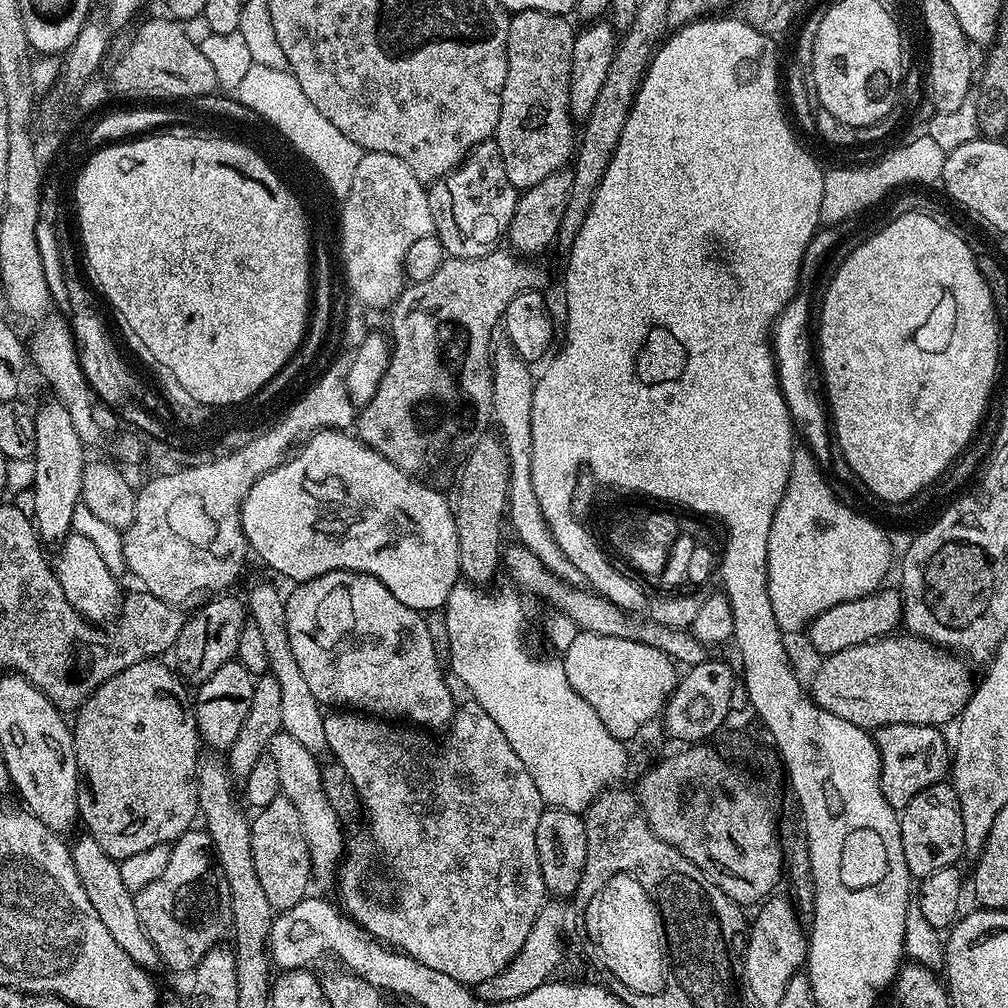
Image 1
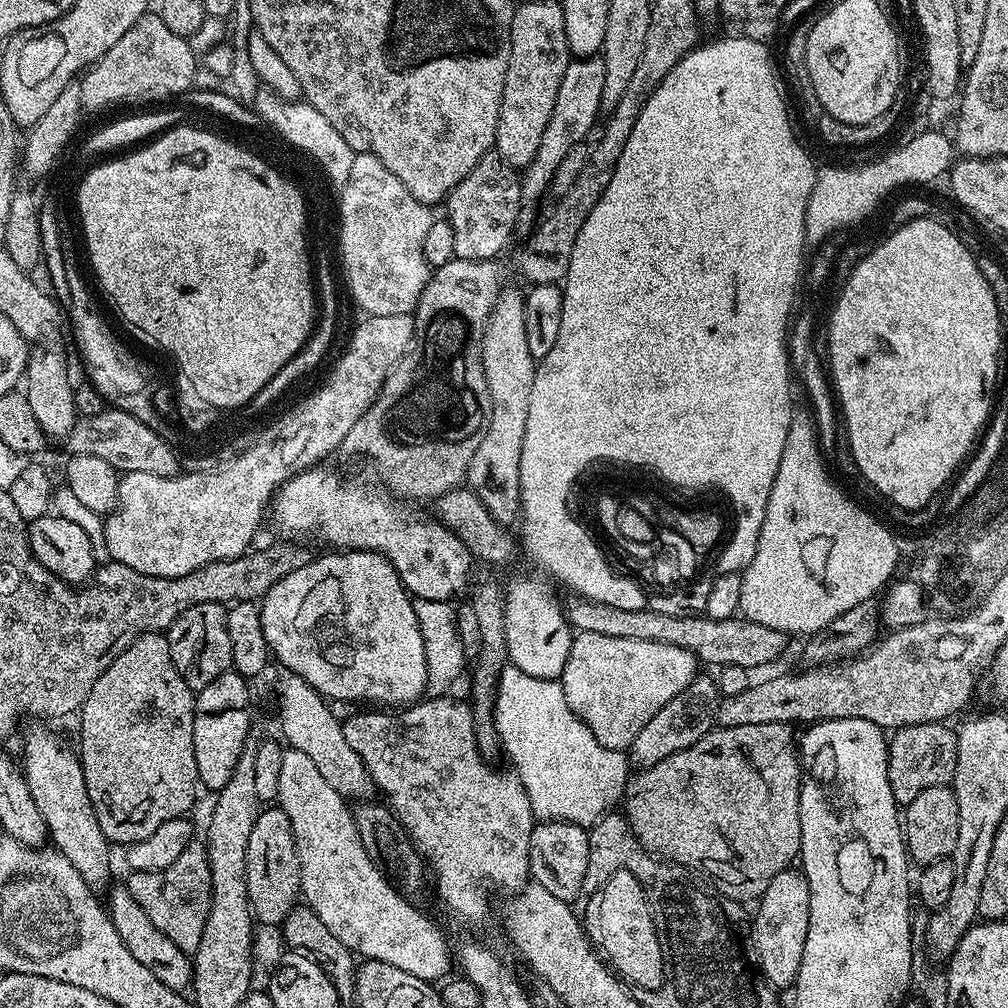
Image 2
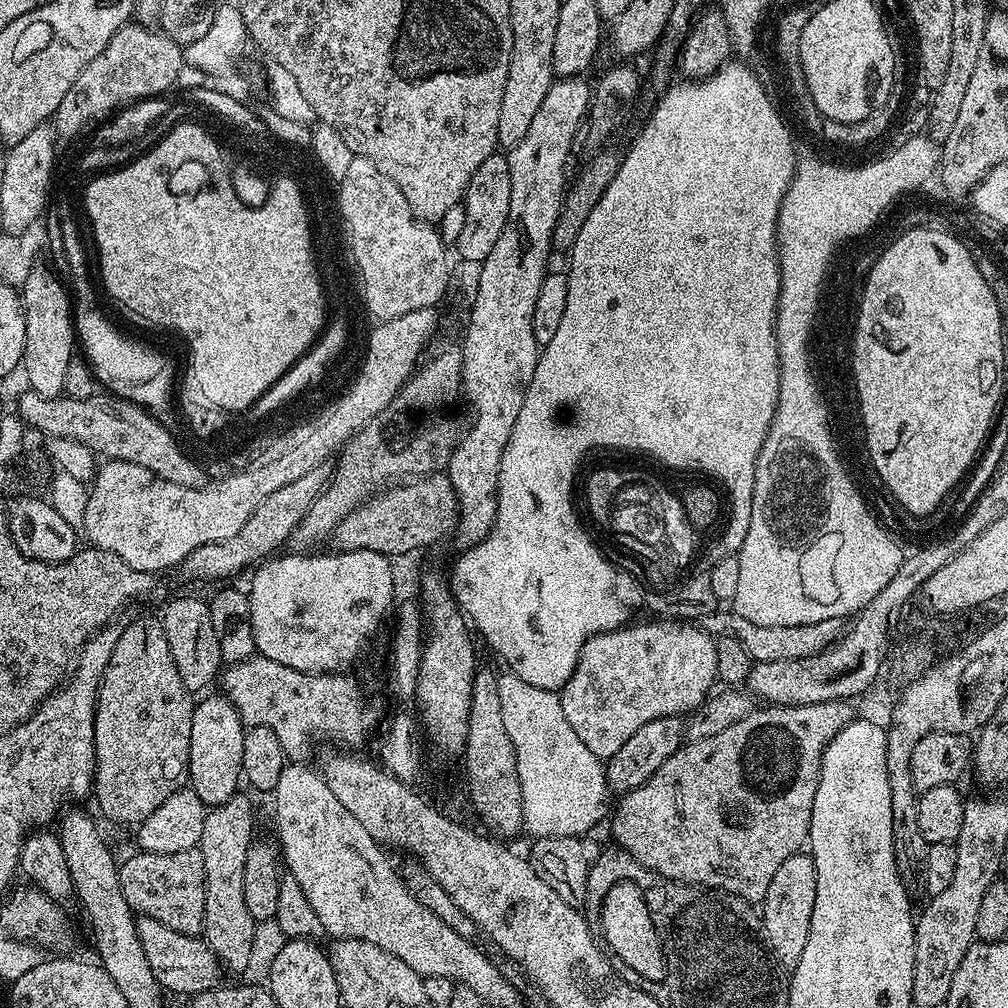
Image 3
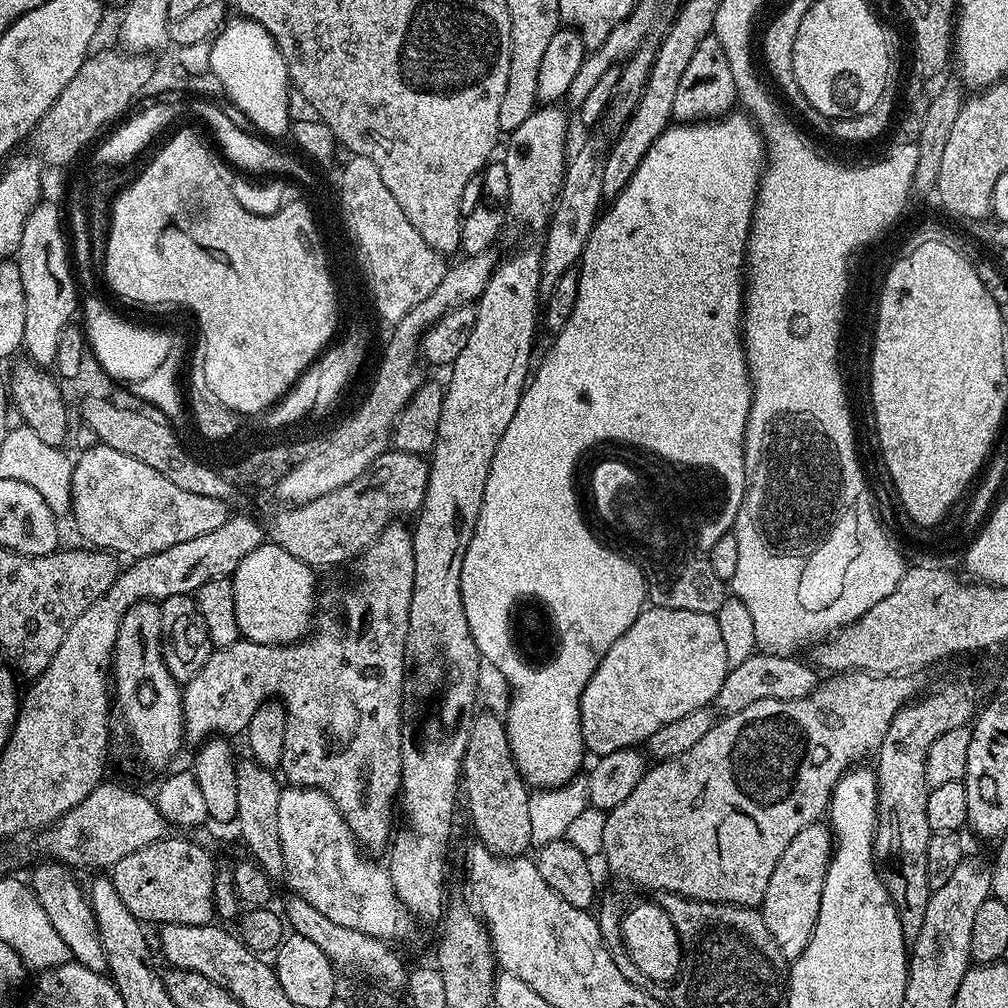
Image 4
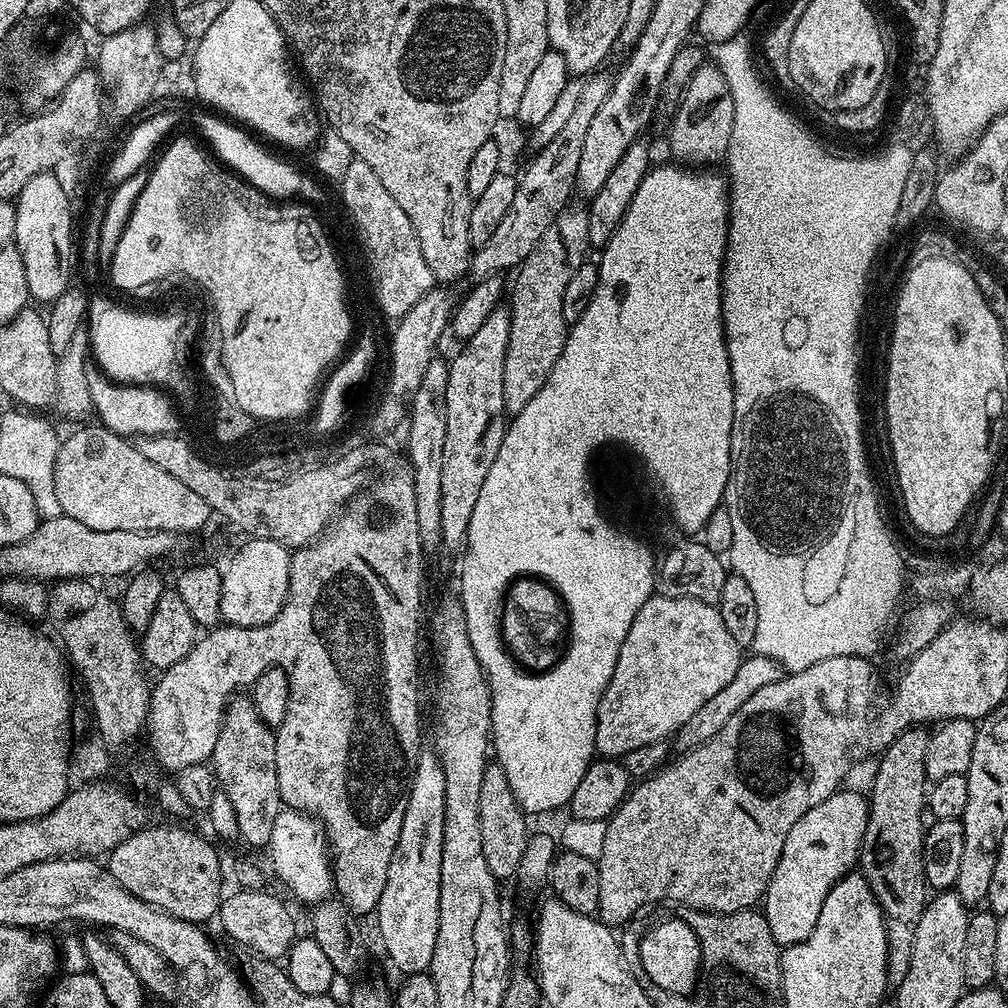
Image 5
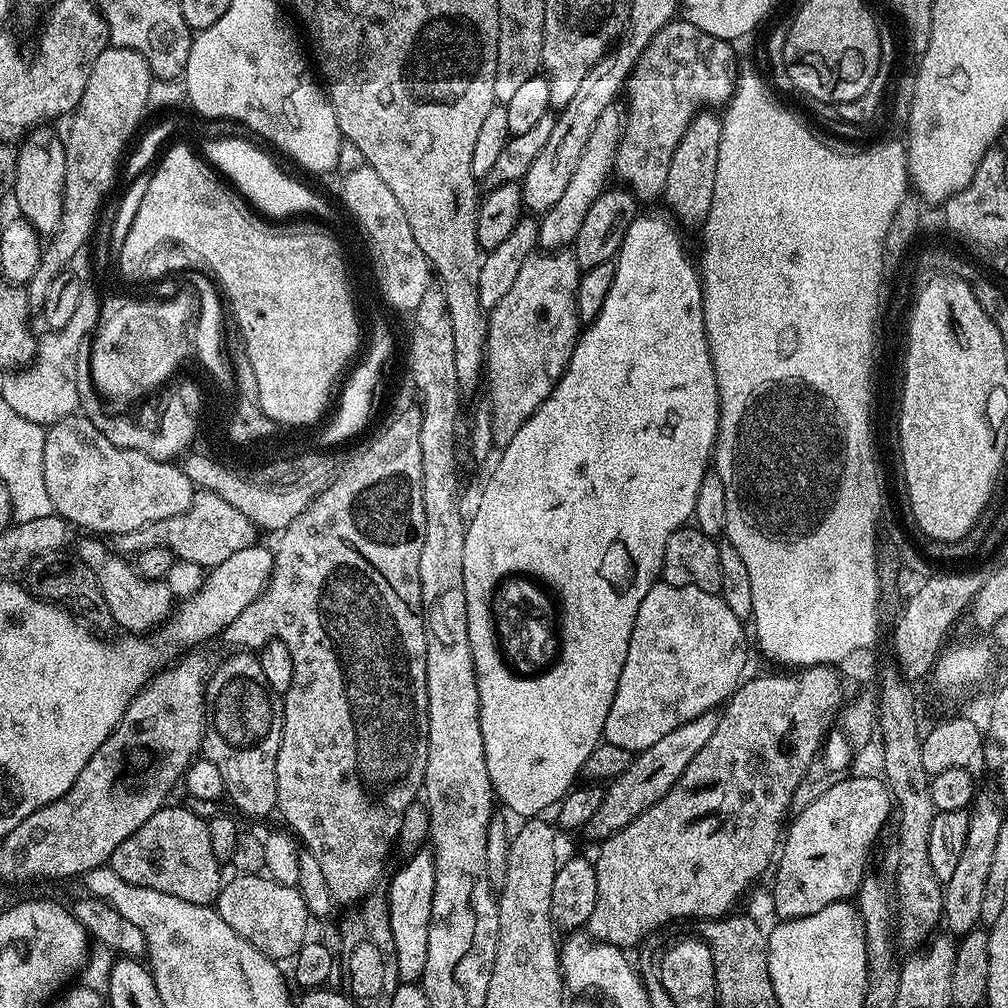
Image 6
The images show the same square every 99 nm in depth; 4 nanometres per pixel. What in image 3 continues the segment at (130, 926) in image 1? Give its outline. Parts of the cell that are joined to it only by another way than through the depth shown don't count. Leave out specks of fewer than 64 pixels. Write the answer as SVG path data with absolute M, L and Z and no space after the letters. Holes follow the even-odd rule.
M140 916L136 925L142 950L146 950L146 962L150 962L150 968L154 970L154 976L161 989L169 993L172 991L195 994L204 992L207 988L217 987L221 983L222 965L207 940L196 934L174 930L149 916Z

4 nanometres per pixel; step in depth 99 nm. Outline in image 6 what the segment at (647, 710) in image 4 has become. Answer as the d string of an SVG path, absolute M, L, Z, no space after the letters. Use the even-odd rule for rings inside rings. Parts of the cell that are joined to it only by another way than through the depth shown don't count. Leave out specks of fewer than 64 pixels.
M663 582L653 584L652 589L646 594L646 598L642 598L642 602L638 606L638 618L634 618L634 630L630 634L626 662L622 666L622 674L618 678L618 690L614 690L614 702L610 702L610 714L606 714L603 739L607 743L635 754L654 746L654 742L661 740L665 734L670 734L670 730L678 730L678 726L682 726L702 714L719 709L728 697L740 687L746 676L744 667L748 664L748 640L744 637L744 627L746 628L745 621L739 620L730 610L730 606L726 606L724 599L715 592L707 592L698 586L670 586Z

